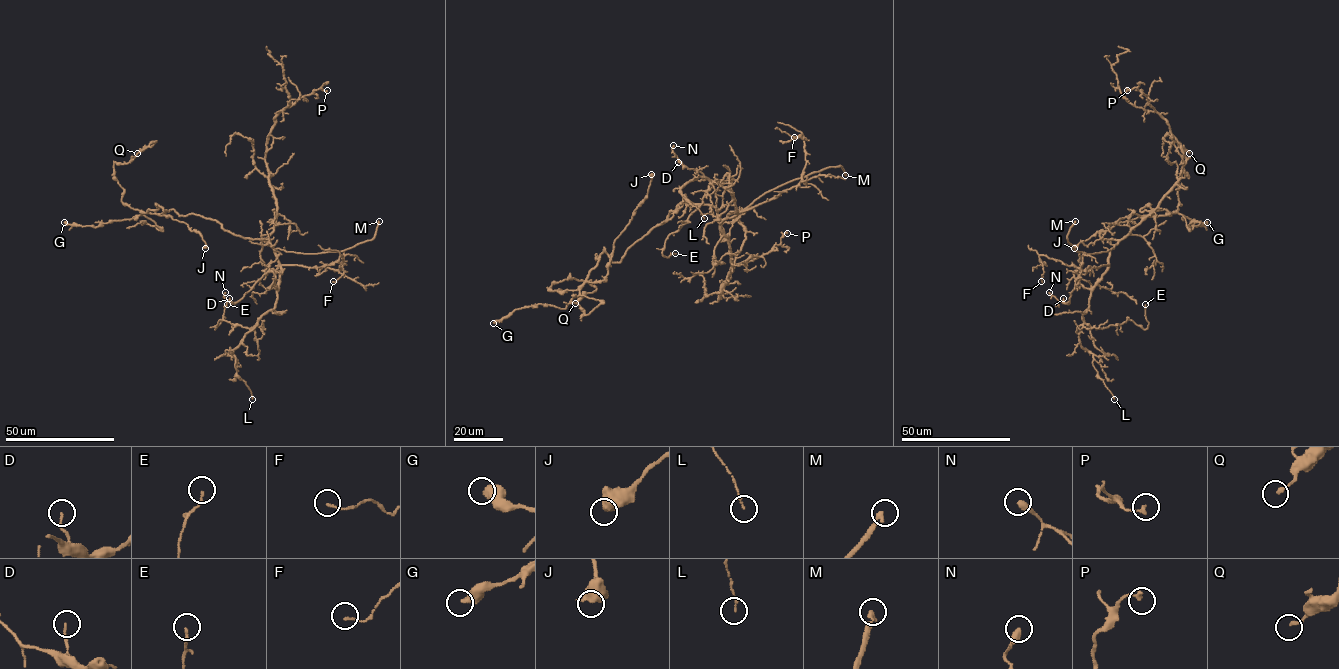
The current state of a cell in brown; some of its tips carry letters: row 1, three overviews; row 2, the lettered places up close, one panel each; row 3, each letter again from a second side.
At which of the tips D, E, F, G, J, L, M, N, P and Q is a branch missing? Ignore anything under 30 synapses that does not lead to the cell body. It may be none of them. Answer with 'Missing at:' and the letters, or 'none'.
Missing at: M

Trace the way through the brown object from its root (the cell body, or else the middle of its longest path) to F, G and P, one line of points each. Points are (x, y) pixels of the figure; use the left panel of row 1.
F: (250, 237), (263, 239), (281, 264), (338, 270), (343, 264), (341, 255), (338, 262), (344, 274), (333, 281)
G: (250, 237), (233, 235), (212, 219), (164, 212), (160, 206), (95, 227), (64, 222)
P: (250, 237), (266, 240), (273, 230), (277, 199), (265, 156), (274, 117), (315, 90), (327, 90)

